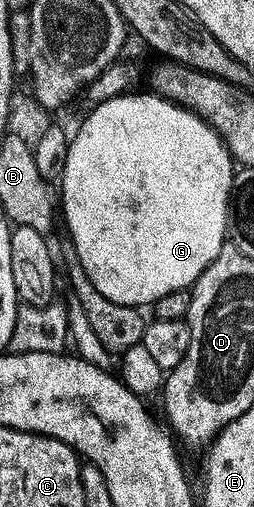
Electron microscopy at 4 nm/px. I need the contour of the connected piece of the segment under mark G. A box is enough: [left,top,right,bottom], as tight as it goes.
[60,93,236,309]

